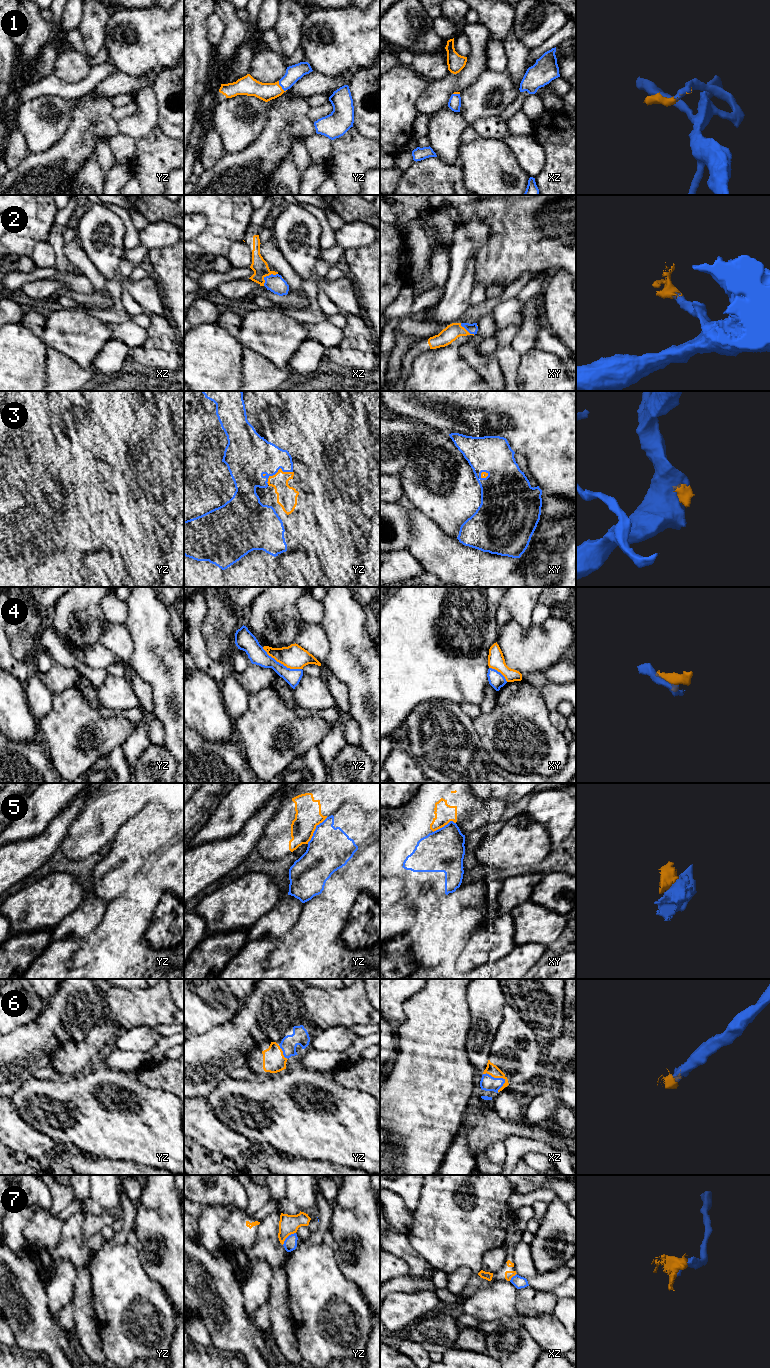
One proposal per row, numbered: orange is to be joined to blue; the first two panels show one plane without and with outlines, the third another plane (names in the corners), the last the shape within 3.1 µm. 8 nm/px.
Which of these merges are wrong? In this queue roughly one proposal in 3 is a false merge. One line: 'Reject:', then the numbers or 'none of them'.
Reject: 4, 5, 7

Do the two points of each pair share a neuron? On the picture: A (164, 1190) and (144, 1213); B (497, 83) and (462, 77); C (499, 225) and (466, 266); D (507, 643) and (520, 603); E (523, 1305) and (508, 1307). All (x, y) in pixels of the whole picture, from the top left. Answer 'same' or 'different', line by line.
A: same
B: different
C: different
D: different
E: different

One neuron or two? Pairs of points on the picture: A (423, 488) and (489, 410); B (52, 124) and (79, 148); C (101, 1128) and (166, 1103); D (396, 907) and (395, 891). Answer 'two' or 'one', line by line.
A: two
B: two
C: one
D: one

